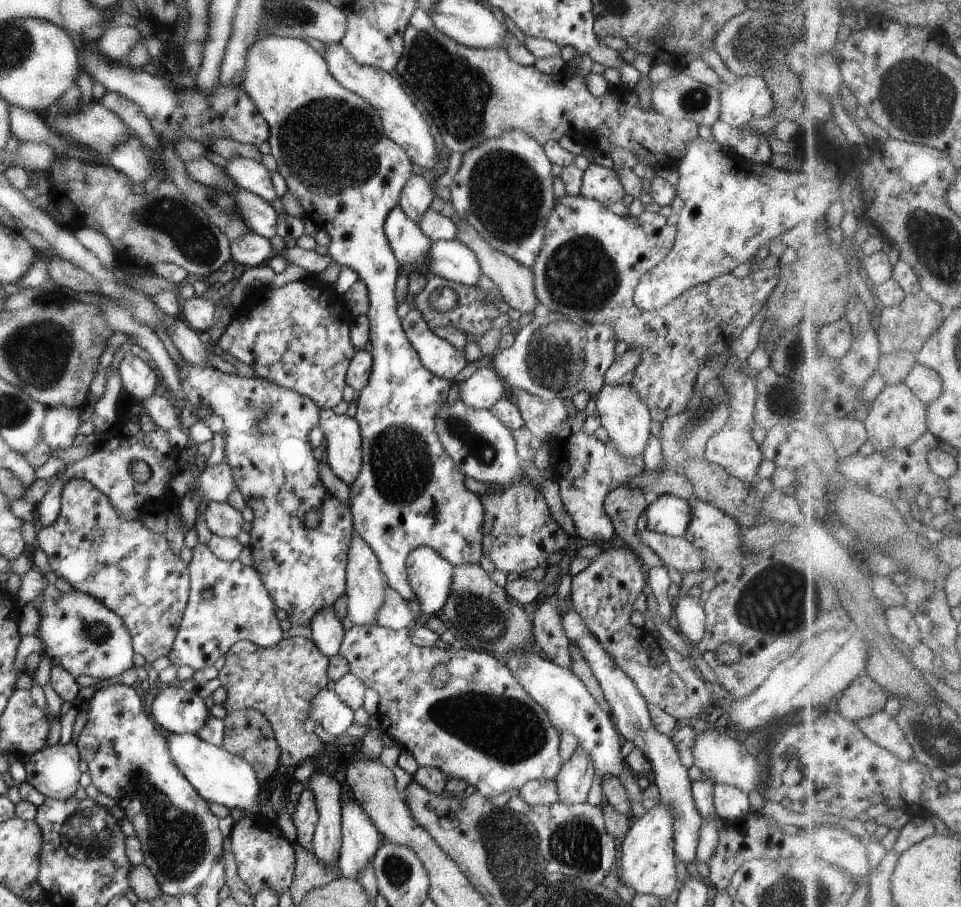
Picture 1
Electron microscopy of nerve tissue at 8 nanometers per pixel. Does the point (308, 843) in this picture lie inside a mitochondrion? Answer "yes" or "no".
no

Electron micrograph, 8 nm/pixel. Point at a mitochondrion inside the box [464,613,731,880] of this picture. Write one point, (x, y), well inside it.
(575, 842)

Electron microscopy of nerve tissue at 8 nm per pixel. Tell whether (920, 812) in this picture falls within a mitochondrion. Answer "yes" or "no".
no

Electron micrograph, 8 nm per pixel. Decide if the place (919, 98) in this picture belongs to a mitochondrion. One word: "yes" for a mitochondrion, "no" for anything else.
yes

